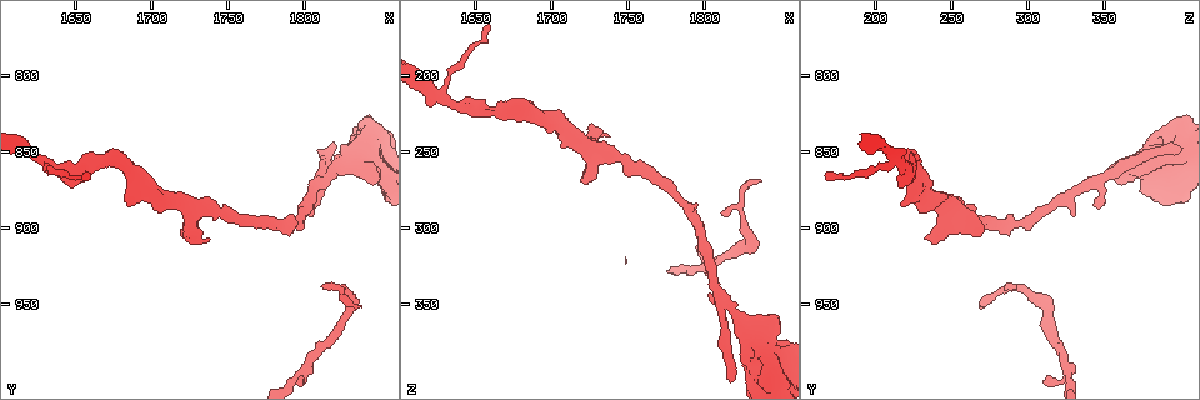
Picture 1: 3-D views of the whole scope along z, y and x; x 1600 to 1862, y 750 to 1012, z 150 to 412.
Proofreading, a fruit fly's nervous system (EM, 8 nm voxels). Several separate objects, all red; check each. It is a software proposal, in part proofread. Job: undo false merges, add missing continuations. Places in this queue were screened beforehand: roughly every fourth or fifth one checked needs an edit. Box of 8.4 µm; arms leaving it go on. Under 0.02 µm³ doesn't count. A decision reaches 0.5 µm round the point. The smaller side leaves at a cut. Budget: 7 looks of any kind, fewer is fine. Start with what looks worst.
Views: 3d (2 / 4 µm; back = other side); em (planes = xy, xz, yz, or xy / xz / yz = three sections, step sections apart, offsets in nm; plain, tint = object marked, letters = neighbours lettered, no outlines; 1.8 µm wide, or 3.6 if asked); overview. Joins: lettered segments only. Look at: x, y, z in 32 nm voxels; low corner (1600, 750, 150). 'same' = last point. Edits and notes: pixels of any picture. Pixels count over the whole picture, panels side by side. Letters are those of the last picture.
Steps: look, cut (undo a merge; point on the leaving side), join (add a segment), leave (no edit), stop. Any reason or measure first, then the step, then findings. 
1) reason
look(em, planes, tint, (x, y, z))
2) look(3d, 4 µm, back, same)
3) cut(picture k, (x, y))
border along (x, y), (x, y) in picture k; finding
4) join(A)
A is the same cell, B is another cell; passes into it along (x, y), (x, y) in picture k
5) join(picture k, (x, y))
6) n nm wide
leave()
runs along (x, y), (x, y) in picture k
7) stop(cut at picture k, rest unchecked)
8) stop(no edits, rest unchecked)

thin end
look(3d, 4 µm, back, (1836, 952, 268))

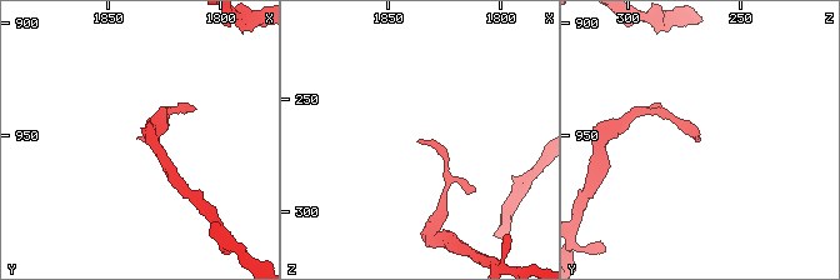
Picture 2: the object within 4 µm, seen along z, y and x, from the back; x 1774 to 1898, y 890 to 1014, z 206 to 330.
now the EM
look(em, xy, step 8, letters, (1836, 951, 268))

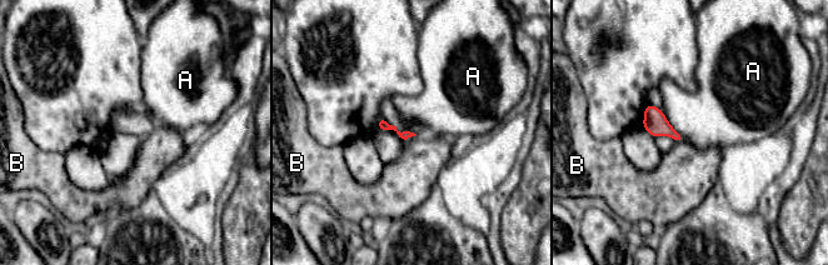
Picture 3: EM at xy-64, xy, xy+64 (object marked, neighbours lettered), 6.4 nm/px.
leave()
A and B are other cells; border along (415, 134), (405, 143) in picture 3; no lettered segment goes on from it

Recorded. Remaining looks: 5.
branch point
look(3d, 2 µm, (1726, 886, 250))

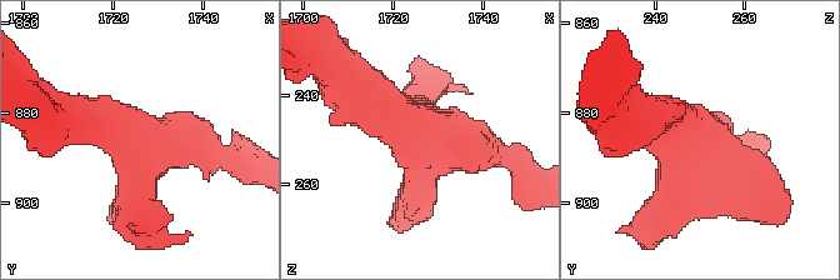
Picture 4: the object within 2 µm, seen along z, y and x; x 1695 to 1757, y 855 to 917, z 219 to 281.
need the tissue
look(em, planes, tint, (1726, 887, 250))

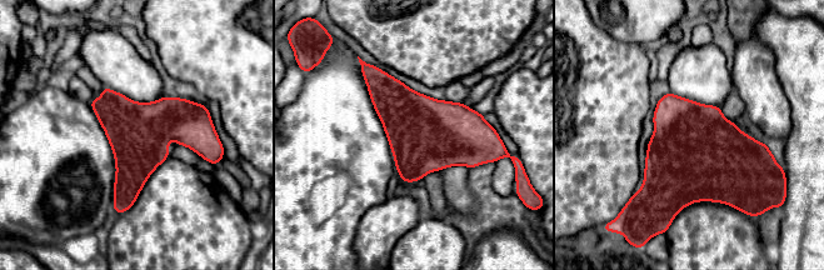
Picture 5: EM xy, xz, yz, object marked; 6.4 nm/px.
look(em, planes, letters, same)

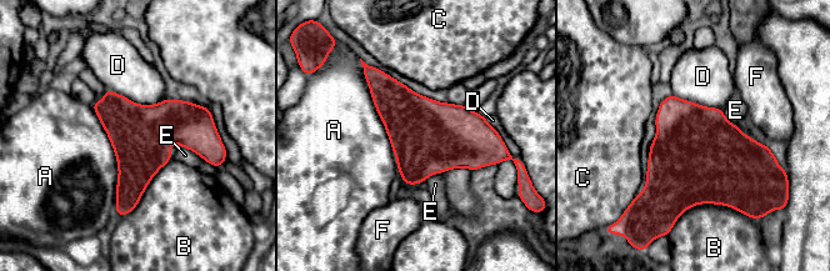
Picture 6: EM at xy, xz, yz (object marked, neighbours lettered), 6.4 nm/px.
leave()
A, B, C, D, E and F are other cells; border along (361, 66), (399, 172) in picture 6; all the same neuron

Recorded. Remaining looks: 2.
free end
look(em, xy, step 16, letters, (1802, 884, 342))

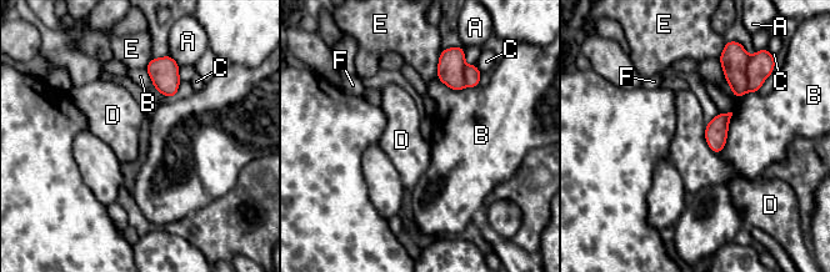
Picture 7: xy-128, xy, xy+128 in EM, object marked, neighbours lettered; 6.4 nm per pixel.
B touches over 280 nm
cut(picture 7, (734, 59))
A, B, C, D, E and F are other cells; border along (746, 68), (748, 90) in picture 7; a second neuron is stuck on

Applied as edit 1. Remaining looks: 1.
stop(cut at picture 7, rest unchecked)

